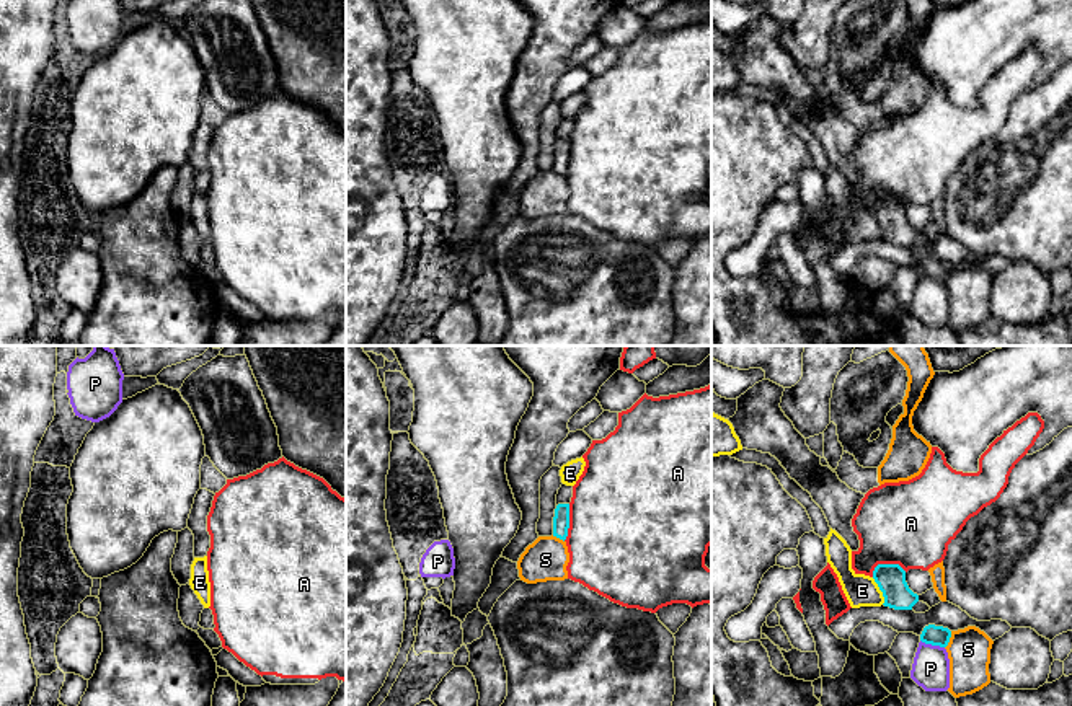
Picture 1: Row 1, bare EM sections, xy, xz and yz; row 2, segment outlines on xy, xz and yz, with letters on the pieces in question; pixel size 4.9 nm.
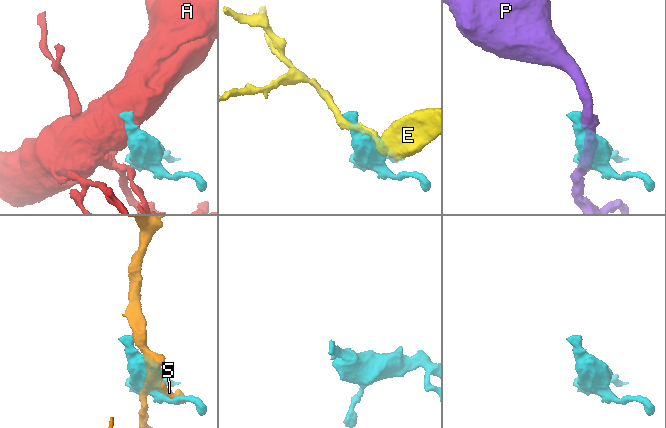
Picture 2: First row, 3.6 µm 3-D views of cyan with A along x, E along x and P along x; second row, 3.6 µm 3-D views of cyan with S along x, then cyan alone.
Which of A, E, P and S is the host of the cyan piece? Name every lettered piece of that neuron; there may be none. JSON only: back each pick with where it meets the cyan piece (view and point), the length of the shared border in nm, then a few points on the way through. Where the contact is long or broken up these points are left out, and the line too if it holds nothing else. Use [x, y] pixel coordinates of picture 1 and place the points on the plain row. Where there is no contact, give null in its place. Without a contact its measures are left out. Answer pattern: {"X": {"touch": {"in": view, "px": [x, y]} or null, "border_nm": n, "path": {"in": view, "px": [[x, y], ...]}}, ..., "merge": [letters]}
{"merge": []}

